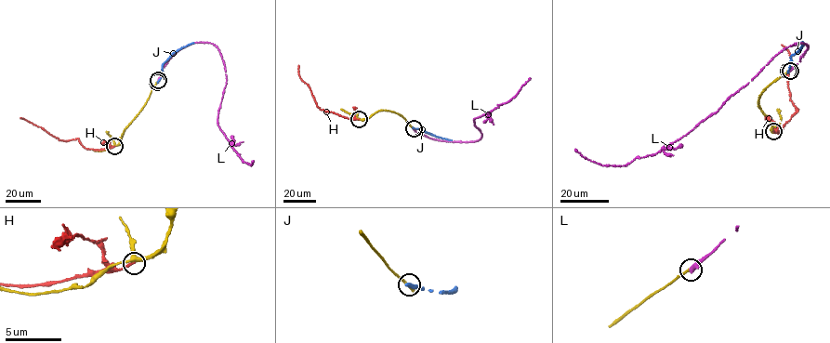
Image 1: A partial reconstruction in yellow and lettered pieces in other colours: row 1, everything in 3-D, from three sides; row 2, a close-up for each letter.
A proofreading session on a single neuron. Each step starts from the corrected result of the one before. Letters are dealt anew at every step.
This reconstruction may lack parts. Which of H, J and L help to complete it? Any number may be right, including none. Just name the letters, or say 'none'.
L

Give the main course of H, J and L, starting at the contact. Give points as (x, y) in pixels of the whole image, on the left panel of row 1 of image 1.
H: (114, 146), (98, 150), (84, 148), (78, 138), (60, 140), (19, 117)
J: (157, 82), (167, 59), (193, 43)
L: (158, 80), (181, 48), (196, 43), (217, 46), (227, 78), (217, 121), (243, 161), (251, 165), (253, 161)

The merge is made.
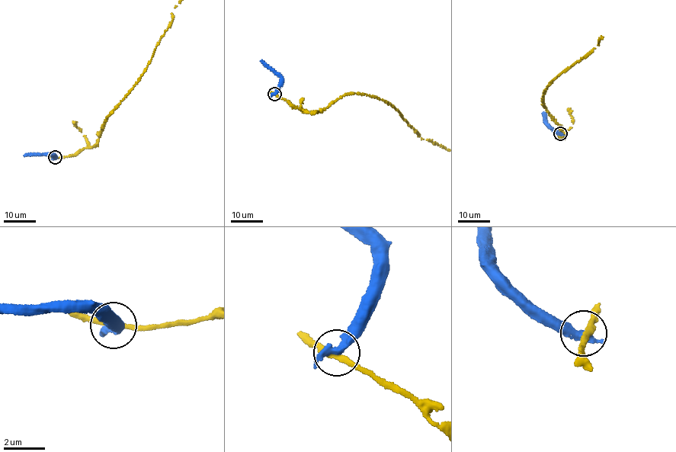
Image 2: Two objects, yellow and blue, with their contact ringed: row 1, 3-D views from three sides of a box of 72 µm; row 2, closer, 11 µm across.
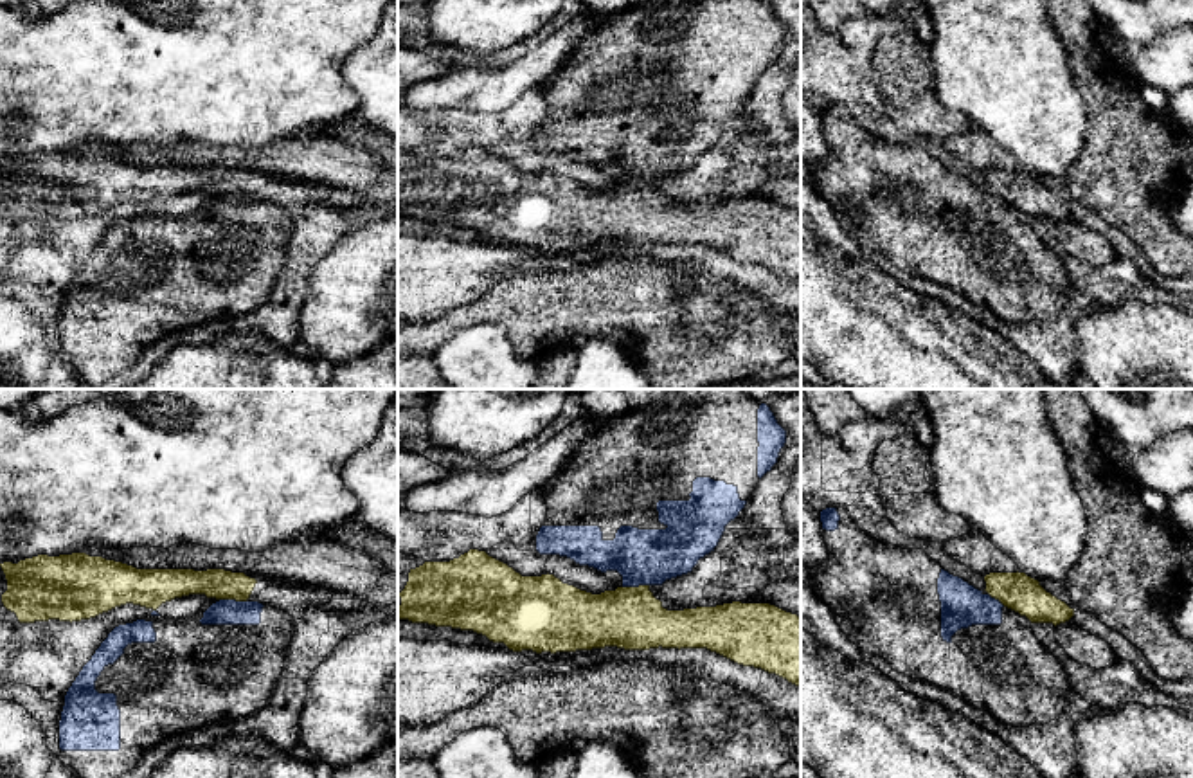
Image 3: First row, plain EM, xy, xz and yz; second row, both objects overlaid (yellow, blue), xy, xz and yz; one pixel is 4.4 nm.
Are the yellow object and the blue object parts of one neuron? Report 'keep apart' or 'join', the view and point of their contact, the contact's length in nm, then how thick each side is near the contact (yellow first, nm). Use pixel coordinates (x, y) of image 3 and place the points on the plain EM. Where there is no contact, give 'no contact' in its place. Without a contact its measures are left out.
keep apart; contact xy (233, 195); length 120 nm; calibres 140 and 110 nm

